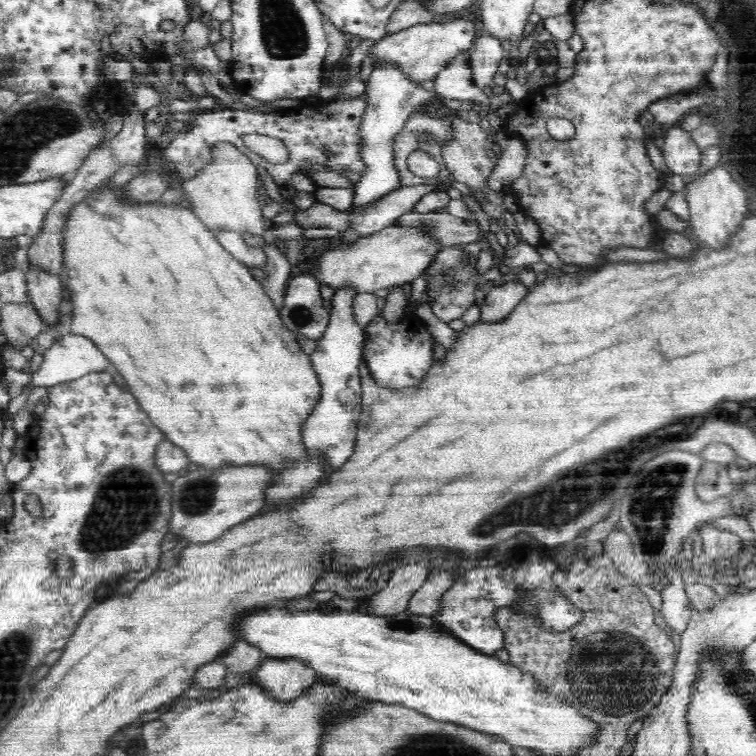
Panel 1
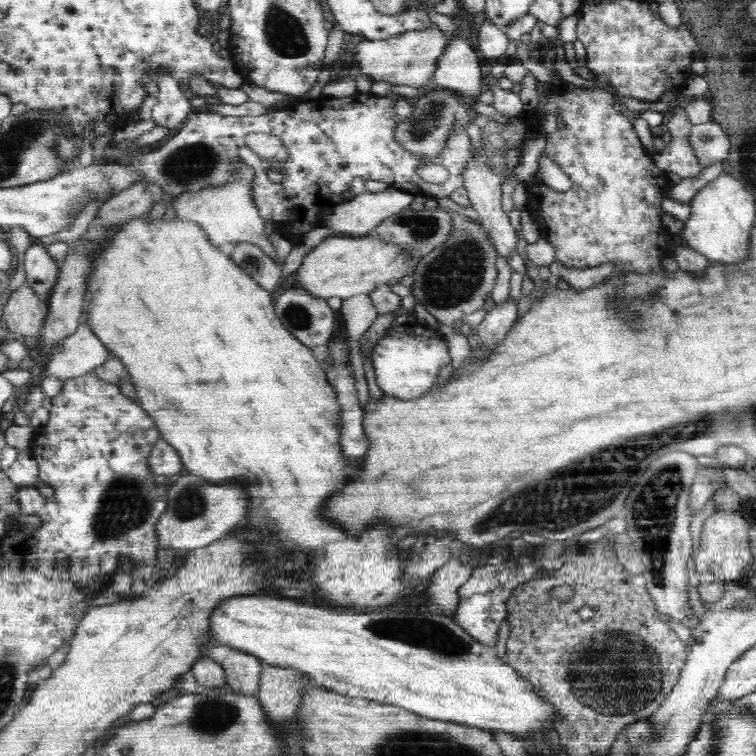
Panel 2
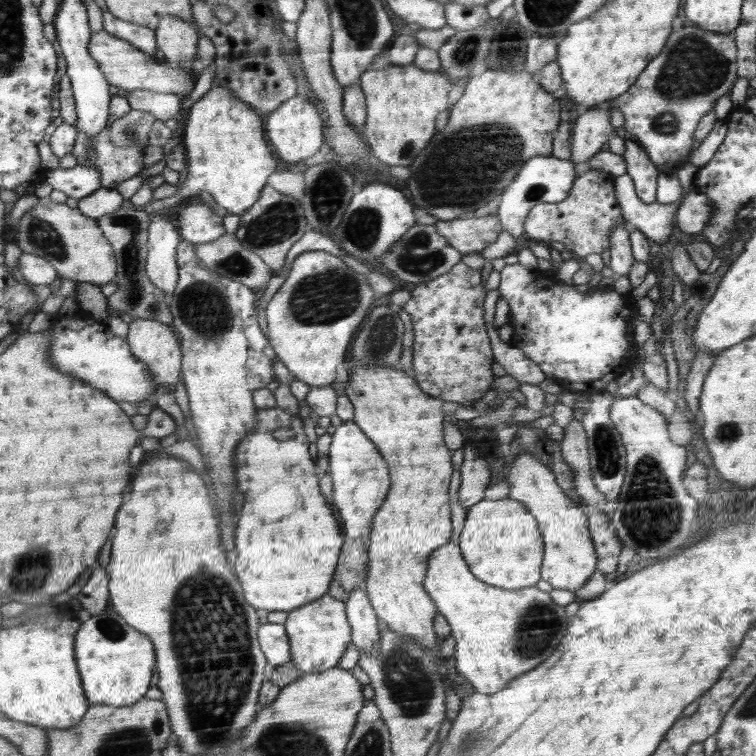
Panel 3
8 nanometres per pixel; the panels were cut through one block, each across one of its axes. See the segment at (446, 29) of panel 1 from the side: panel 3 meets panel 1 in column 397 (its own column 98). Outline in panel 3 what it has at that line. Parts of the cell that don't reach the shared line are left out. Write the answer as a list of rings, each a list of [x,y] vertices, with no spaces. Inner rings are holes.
[[[104,30],[92,32],[88,42],[88,53],[98,63],[108,84],[132,90],[154,90],[162,94],[188,94],[194,90],[199,71],[193,67],[170,66],[160,54],[146,54],[127,39],[116,38]]]

